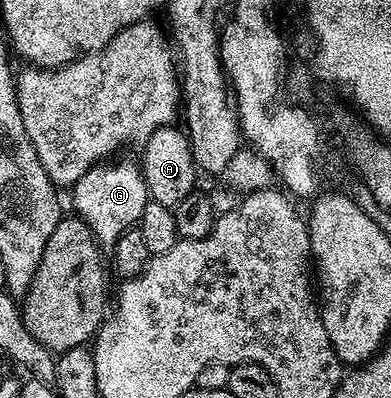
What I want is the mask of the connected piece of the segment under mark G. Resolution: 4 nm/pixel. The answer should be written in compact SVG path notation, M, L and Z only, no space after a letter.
M131 160L115 161L93 167L71 188L72 211L93 232L96 242L105 248L112 247L125 231L138 225L149 200L140 165Z

